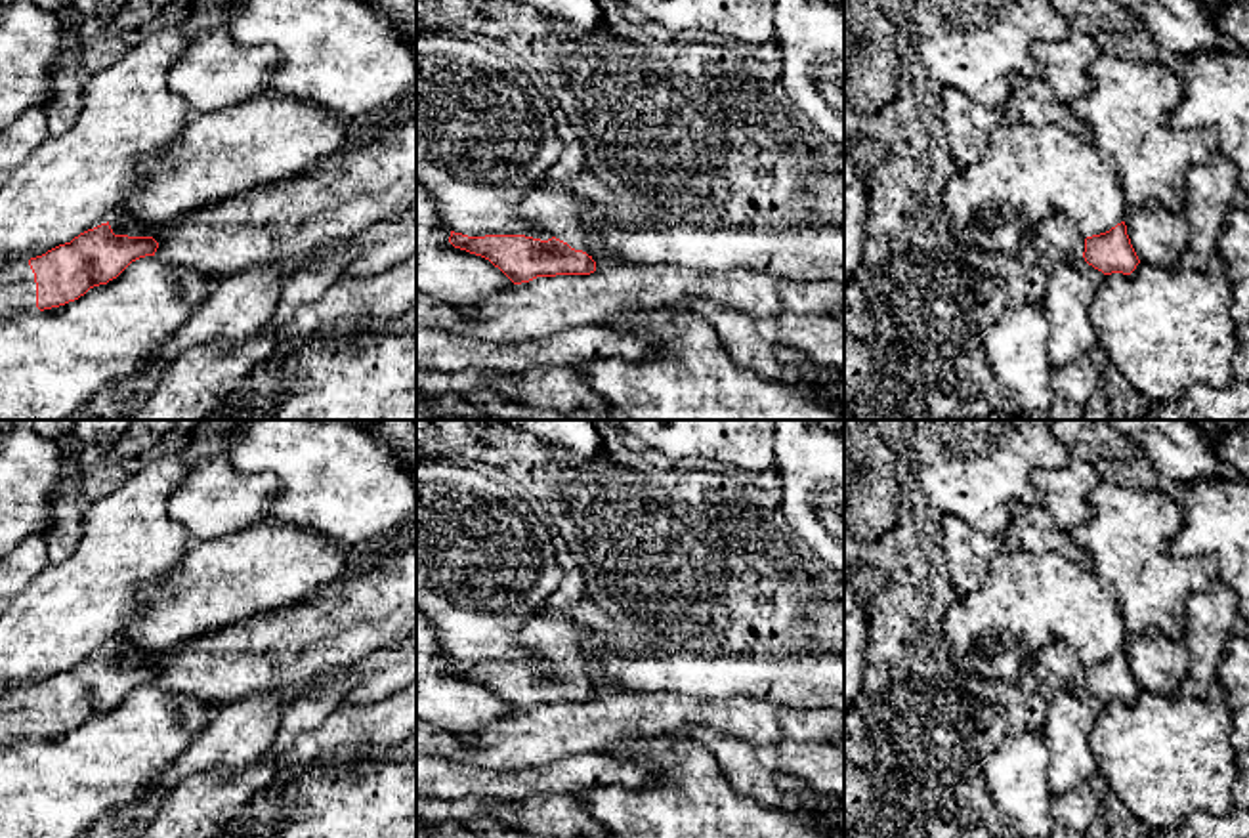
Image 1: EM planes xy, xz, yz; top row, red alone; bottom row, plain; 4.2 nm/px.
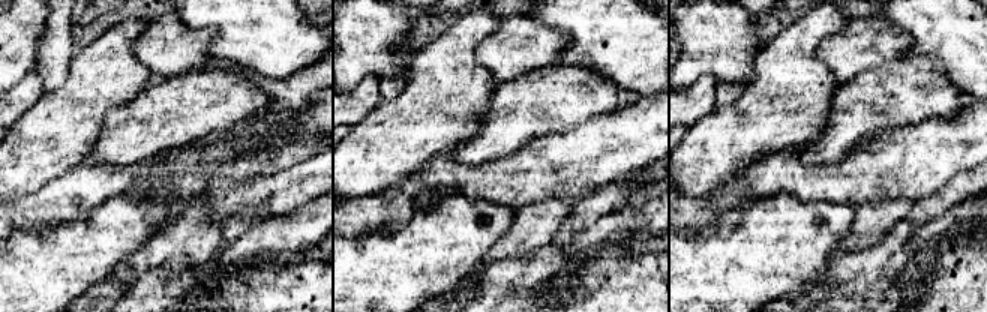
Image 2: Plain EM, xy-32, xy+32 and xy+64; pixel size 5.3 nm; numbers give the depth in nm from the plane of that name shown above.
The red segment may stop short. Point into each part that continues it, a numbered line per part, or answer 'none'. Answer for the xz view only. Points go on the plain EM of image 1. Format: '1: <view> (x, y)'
1: xz (571, 646)

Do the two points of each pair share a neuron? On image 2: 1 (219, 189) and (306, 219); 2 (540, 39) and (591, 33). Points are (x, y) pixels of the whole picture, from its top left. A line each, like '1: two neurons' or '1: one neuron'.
1: two neurons
2: two neurons

